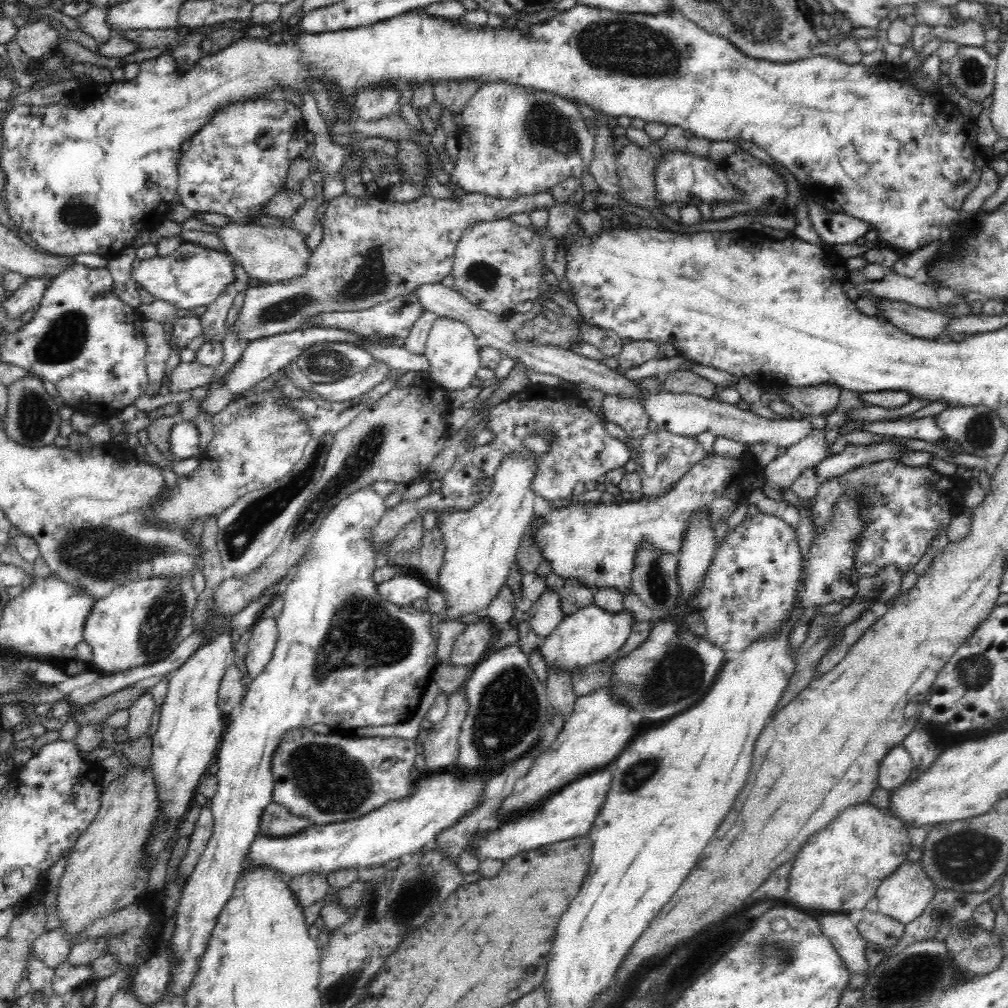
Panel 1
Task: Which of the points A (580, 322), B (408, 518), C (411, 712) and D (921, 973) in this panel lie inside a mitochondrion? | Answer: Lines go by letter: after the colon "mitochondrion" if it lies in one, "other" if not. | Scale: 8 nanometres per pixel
A: other
B: other
C: other
D: mitochondrion

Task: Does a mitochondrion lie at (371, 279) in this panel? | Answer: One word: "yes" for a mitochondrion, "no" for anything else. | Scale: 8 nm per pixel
yes

